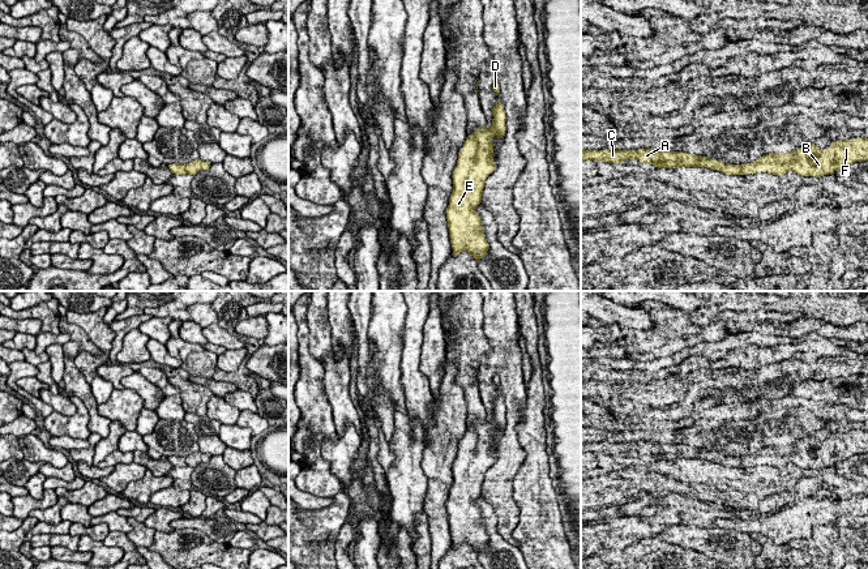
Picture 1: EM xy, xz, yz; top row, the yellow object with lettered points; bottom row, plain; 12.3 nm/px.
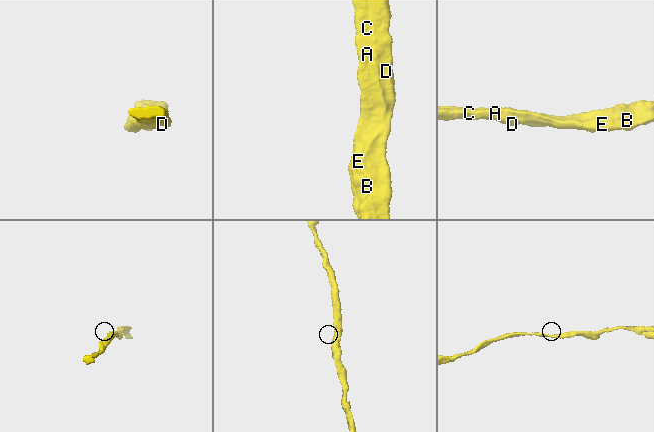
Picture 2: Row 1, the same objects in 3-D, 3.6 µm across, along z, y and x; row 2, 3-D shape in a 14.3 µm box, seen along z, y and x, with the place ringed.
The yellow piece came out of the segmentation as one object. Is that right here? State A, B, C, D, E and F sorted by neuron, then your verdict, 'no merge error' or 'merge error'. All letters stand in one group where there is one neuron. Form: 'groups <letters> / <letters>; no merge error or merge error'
groups A B C D E F; no merge error

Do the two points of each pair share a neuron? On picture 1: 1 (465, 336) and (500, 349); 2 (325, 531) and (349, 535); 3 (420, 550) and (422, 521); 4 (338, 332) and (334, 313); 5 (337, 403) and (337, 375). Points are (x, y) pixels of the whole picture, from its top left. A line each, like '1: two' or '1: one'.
1: two
2: two
3: one
4: one
5: one

